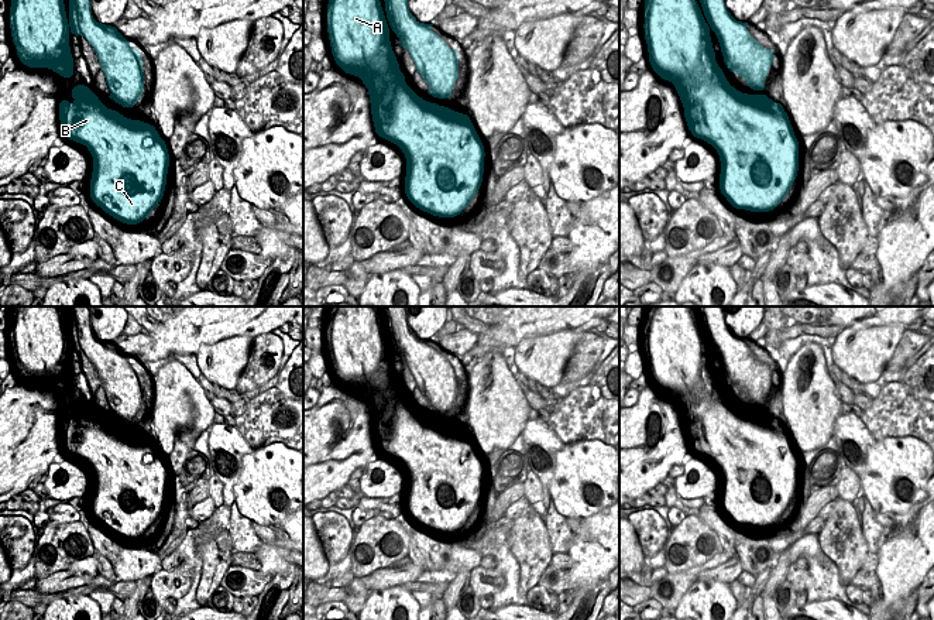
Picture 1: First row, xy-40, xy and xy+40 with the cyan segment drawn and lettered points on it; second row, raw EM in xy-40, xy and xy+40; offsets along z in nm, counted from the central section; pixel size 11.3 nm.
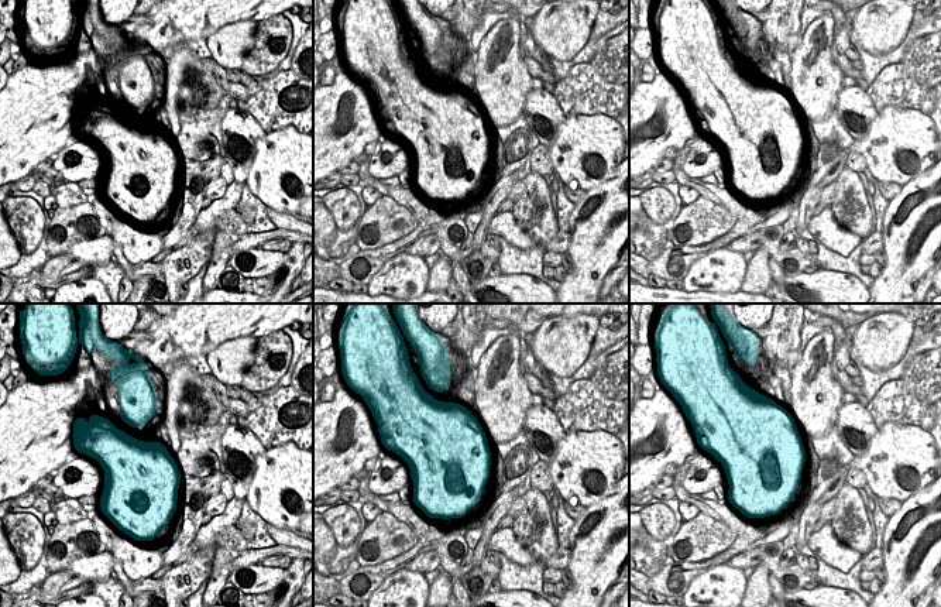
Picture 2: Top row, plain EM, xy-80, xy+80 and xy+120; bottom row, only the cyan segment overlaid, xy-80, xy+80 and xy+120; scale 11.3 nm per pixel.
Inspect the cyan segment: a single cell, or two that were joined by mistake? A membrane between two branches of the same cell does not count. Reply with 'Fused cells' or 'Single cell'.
Single cell

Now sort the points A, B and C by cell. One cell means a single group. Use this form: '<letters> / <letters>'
A B C

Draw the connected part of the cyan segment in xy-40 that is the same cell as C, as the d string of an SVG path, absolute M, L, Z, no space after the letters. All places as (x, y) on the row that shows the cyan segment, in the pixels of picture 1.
M85 85L75 86L72 97L72 103L59 103L59 120L63 134L86 145L93 157L92 201L123 223L142 222L164 196L169 167L165 141L154 126L107 109Z

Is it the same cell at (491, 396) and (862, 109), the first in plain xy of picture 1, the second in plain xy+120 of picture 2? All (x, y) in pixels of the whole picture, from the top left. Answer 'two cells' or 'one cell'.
two cells

